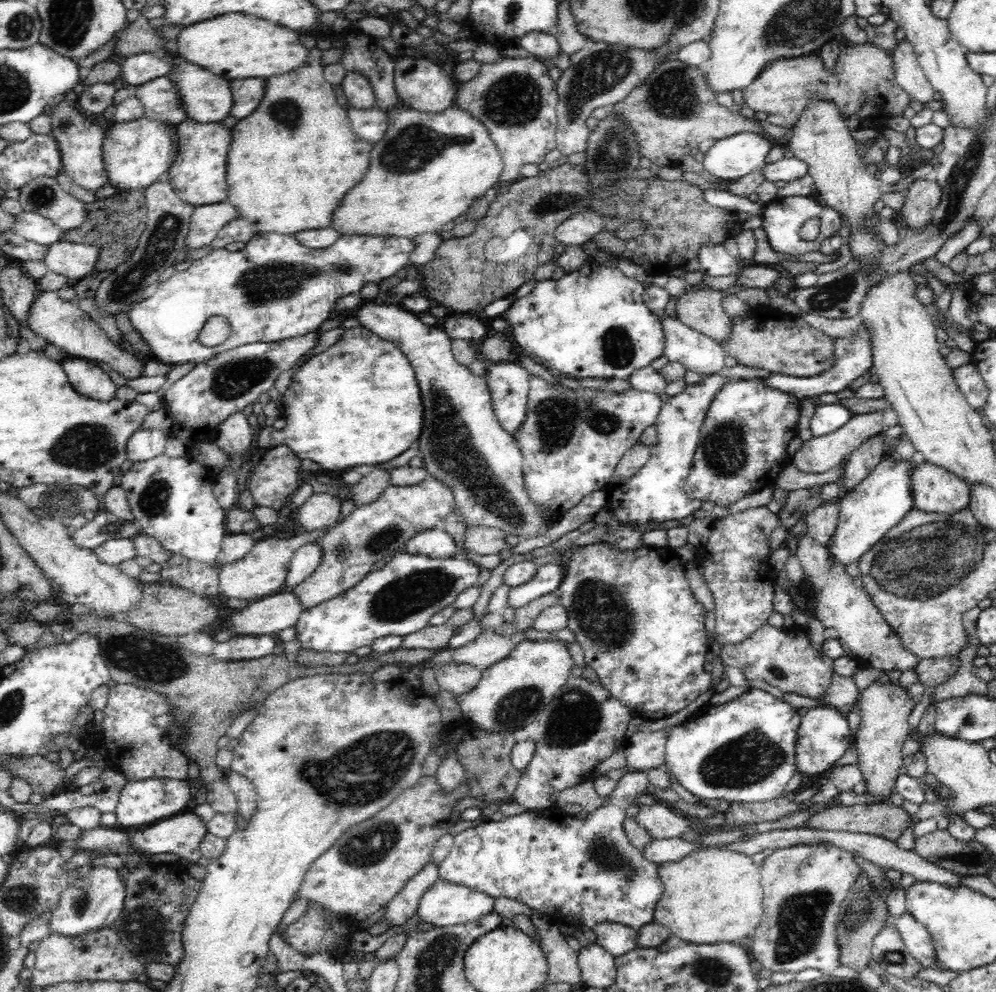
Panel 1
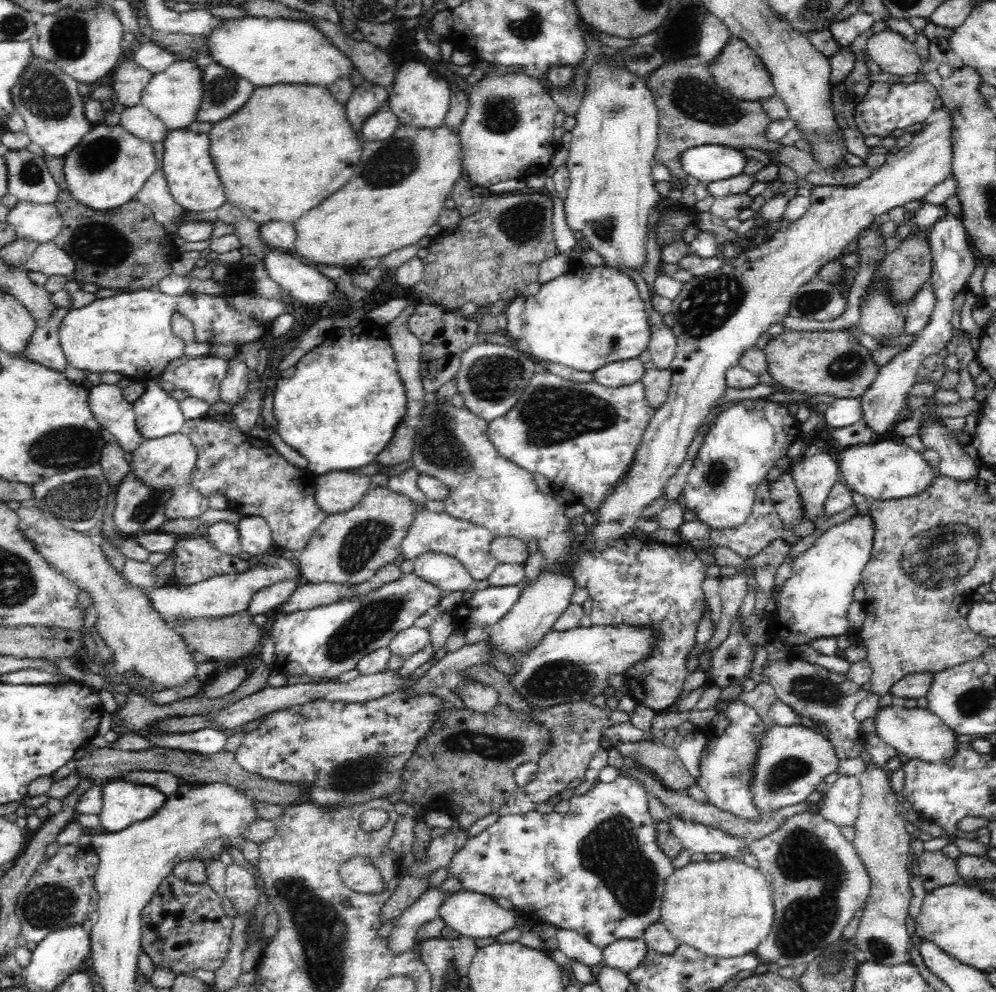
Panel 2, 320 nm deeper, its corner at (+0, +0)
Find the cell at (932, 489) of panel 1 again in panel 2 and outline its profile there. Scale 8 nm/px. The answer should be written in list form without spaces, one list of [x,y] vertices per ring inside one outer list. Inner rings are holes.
[[[887,437],[878,438],[864,446],[836,450],[834,458],[840,467],[841,479],[848,488],[876,501],[918,496],[930,488],[930,484],[934,484],[939,473],[926,463],[922,454]]]

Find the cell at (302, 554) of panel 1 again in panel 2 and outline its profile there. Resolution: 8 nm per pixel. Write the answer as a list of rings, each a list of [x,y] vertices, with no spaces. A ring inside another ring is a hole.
[[[302,580],[281,581],[270,587],[262,588],[254,594],[247,611],[252,616],[256,616],[256,614],[269,615],[270,610],[276,610],[284,604],[302,583]]]

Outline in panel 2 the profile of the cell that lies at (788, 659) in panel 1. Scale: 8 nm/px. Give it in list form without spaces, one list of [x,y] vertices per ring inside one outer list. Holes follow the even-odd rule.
[[[802,659],[774,662],[772,666],[766,666],[764,674],[761,675],[764,682],[772,684],[780,701],[791,706],[798,715],[806,716],[808,721],[825,726],[829,730],[827,737],[839,760],[856,758],[862,752],[864,732],[854,717],[854,710],[858,702],[864,700],[869,693],[867,687],[850,681],[845,674],[832,672]]]

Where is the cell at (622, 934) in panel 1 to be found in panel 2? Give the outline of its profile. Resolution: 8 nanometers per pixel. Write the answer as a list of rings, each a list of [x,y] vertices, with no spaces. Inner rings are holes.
[[[621,939],[603,949],[603,960],[606,963],[606,967],[628,975],[629,972],[642,965],[648,952],[644,939]]]

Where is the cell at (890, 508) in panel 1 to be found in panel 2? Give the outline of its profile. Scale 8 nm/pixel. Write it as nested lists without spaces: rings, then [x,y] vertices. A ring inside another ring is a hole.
[[[867,512],[865,515],[857,514],[851,519],[834,524],[832,528],[818,536],[817,540],[800,556],[792,562],[793,572],[790,579],[784,582],[782,588],[772,590],[771,596],[775,598],[776,608],[768,614],[767,628],[769,636],[781,640],[790,646],[810,644],[815,638],[828,638],[840,636],[848,632],[848,608],[854,602],[852,592],[861,583],[862,572],[870,560],[873,549],[874,518]]]

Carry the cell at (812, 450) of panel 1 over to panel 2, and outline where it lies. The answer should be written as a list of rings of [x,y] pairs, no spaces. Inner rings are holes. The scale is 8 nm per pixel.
[[[819,451],[812,456],[802,455],[791,466],[791,476],[800,493],[806,519],[815,524],[824,519],[824,502],[834,484],[842,482],[840,467],[829,453]]]

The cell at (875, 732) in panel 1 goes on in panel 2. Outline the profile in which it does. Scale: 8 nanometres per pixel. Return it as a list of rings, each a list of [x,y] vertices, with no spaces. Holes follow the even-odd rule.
[[[868,766],[866,772],[858,775],[862,796],[858,818],[854,822],[855,837],[852,843],[869,872],[871,887],[861,906],[862,917],[854,940],[862,951],[865,962],[890,967],[911,963],[909,949],[912,943],[906,928],[906,918],[912,900],[912,858],[909,849],[912,836],[906,832],[906,822],[902,820],[897,809],[896,796],[890,790],[890,780],[886,772],[876,766]]]

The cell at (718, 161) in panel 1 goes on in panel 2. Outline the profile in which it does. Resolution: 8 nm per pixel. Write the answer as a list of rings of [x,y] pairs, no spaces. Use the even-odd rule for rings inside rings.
[[[706,144],[685,150],[680,159],[687,174],[699,182],[709,183],[742,174],[746,158],[736,147]]]

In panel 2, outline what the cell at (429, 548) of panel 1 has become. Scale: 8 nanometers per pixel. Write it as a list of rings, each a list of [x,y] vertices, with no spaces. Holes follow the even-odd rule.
[[[424,552],[412,561],[414,575],[440,588],[444,594],[476,590],[475,579],[454,556],[441,552]]]

